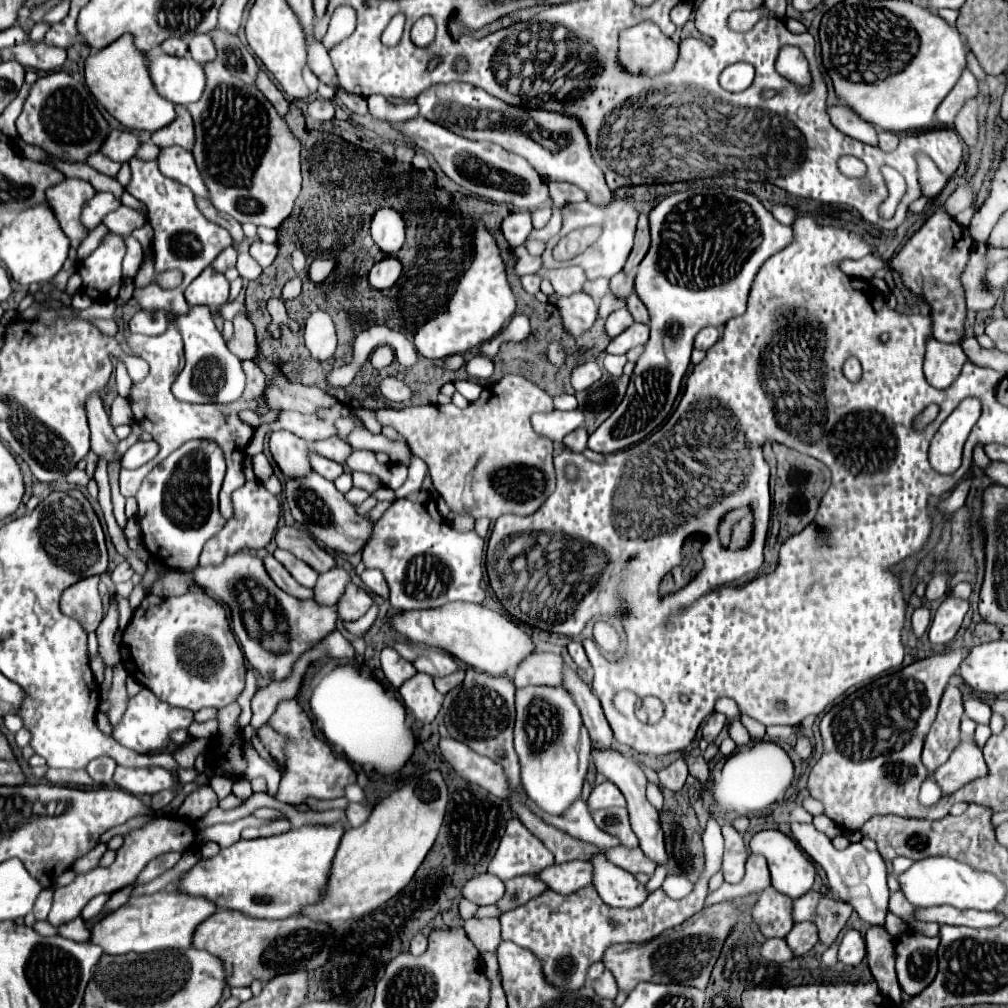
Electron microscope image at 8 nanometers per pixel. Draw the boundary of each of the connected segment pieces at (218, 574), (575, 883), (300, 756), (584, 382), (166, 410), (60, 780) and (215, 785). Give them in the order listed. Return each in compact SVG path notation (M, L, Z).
M235 553L219 567L197 567L195 579L209 595L229 607L231 627L241 643L245 659L265 679L287 679L295 661L335 631L335 607L323 607L313 601L299 601L287 595L271 581L263 569L263 561L249 553Z
M567 861L563 865L551 865L533 875L555 893L569 895L585 885L591 885L591 863L587 861Z
M297 699L281 701L275 713L269 717L267 725L285 737L285 769L281 773L281 783L275 793L275 799L287 805L305 805L309 797L315 799L337 799L345 795L345 787L357 781L355 771L343 759L333 755L331 747L325 741L319 741L313 733L313 723L299 705Z
M595 361L583 363L583 365L579 365L579 367L573 369L573 373L571 373L571 385L573 385L575 391L585 391L599 377L601 377L601 369L599 369L599 365Z
M173 321L169 323L167 331L163 335L157 337L145 337L145 335L133 335L127 339L129 347L135 355L139 355L141 359L145 359L151 367L149 377L137 385L133 385L131 389L131 409L135 415L135 421L143 427L143 431L151 433L153 439L159 443L161 451L159 455L145 463L143 467L137 467L133 471L129 469L121 469L119 475L119 487L123 497L133 497L141 485L141 481L145 479L145 475L159 465L165 457L169 457L175 449L179 449L183 443L191 441L191 439L209 439L209 441L217 441L217 445L223 449L225 459L227 459L227 479L223 481L221 493L219 493L219 501L221 501L221 515L225 519L229 519L233 515L233 507L231 507L231 493L241 487L245 483L245 475L243 475L243 459L245 459L245 449L253 437L253 427L245 421L241 421L239 413L243 409L249 411L257 411L257 407L263 403L263 390L265 388L265 375L261 373L261 369L253 363L253 361L243 361L243 371L245 371L246 386L239 401L231 403L231 405L195 405L195 403L183 403L173 399L171 393L171 385L181 369L181 355L183 355L183 339L179 335L179 329L173 325Z
M49 769L45 779L55 785L95 785L95 781L87 775L87 771L69 771L69 769Z
M213 777L210 779L209 783L217 794L219 800L225 798L232 793L233 782L228 778Z

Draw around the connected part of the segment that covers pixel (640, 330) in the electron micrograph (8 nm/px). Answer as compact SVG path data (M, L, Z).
M633 323L627 331L623 331L621 335L617 335L615 339L611 339L611 343L607 347L607 353L623 355L623 353L627 353L629 349L633 349L637 345L645 345L647 339L649 339L649 325Z

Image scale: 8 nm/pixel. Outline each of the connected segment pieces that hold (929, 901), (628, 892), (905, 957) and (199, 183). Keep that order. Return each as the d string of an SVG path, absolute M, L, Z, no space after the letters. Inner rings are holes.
M927 857L915 861L905 873L897 875L899 887L915 907L933 907L933 905L951 905L955 909L979 909L991 911L1005 897L1005 885L989 873L977 871L965 863L959 863L951 857Z
M603 853L591 855L593 863L593 885L599 897L611 907L639 907L647 899L647 889L633 873L623 871L611 863Z
M907 933L899 939L899 985L907 995L923 991L937 973L939 937Z
M161 147L157 165L163 175L187 185L195 195L209 197L193 155L189 151L183 151L183 147Z

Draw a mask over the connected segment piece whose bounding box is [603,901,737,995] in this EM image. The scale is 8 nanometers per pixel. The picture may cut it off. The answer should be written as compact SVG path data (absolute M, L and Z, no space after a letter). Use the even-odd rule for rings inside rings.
M731 901L701 909L691 919L675 929L661 933L647 943L622 943L609 947L603 955L605 967L613 973L619 991L631 993L639 981L649 983L679 983L705 989L711 969L721 953L723 941L731 933L737 919L737 905Z

